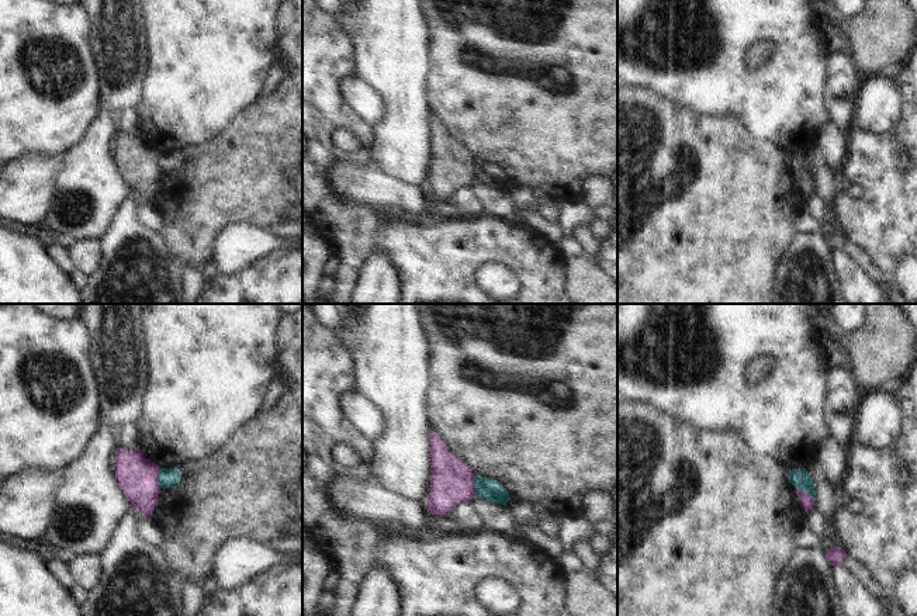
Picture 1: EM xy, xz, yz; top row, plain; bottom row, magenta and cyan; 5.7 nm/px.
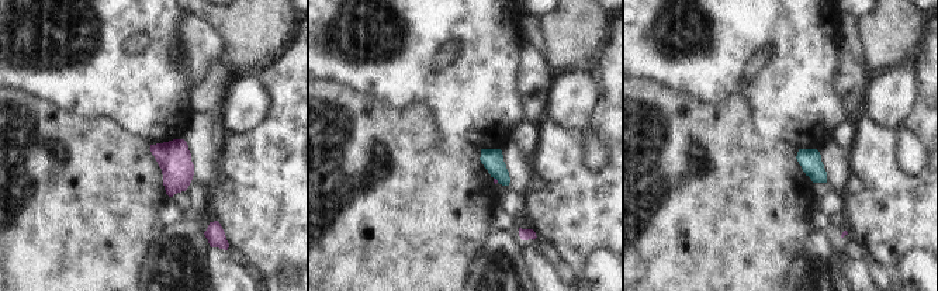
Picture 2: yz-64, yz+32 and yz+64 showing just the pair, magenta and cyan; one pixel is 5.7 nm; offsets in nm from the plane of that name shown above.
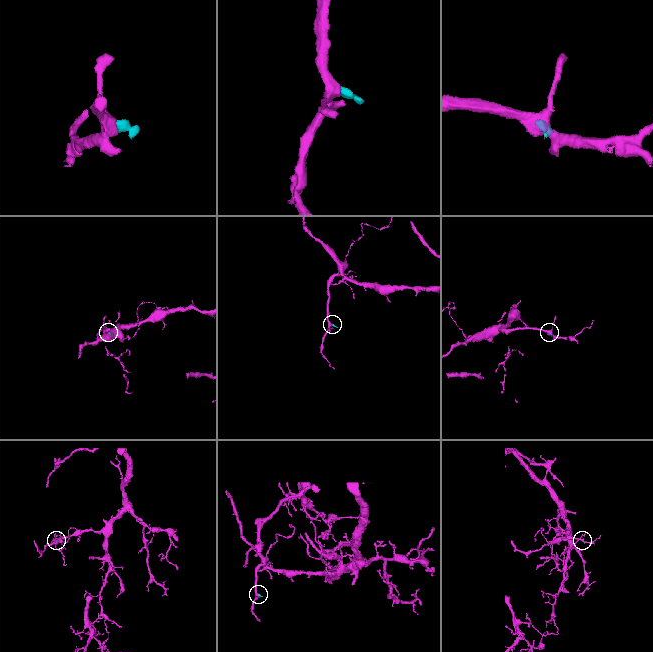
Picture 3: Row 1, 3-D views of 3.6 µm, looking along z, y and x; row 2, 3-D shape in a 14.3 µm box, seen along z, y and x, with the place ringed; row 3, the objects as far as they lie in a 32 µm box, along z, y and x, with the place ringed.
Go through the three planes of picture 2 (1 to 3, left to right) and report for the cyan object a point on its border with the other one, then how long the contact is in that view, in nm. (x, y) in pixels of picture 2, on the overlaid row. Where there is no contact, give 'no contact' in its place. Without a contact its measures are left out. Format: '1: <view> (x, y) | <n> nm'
1: no contact
2: yz+32 (497, 180) | 40 nm
3: no contact

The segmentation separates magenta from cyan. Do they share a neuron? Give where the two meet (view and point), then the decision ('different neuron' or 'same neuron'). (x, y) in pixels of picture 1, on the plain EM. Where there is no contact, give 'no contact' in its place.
yz (806, 177) | different neuron

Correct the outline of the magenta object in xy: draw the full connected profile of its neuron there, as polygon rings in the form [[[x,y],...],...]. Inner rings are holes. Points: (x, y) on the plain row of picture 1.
[[[138,134],[115,135],[115,165],[125,177],[132,193],[150,201],[158,188],[160,152],[146,143]]]

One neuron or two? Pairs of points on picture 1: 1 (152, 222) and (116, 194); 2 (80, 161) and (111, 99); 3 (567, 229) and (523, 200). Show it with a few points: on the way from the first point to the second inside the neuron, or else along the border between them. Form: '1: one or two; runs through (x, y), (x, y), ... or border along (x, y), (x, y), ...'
1: two; border along (148, 201), (141, 204), (128, 201), (123, 206)
2: two; border along (99, 111), (113, 114)
3: two; border along (556, 222), (563, 238)

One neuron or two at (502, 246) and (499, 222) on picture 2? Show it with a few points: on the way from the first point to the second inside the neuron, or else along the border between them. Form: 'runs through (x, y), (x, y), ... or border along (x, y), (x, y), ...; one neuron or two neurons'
runs through (501, 241), (501, 228); one neuron

